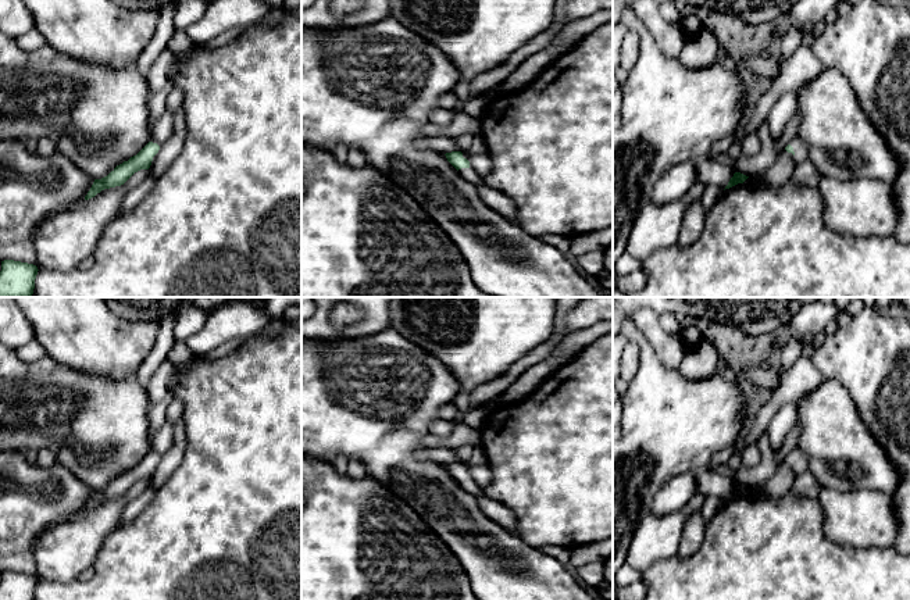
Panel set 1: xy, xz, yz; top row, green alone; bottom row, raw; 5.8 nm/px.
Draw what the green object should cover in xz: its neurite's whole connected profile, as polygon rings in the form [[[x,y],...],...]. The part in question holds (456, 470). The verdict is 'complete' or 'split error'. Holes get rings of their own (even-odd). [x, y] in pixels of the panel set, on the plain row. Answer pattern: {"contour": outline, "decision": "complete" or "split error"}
{"contour": [[[452,462],[445,465],[447,472],[457,481],[458,486],[474,494],[477,499],[483,496],[483,489],[481,489],[477,482],[472,479],[468,465],[461,462]]], "decision": "split error"}

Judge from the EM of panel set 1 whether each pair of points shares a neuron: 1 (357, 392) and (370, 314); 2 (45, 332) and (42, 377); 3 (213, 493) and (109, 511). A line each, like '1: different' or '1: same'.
1: different
2: different
3: different

